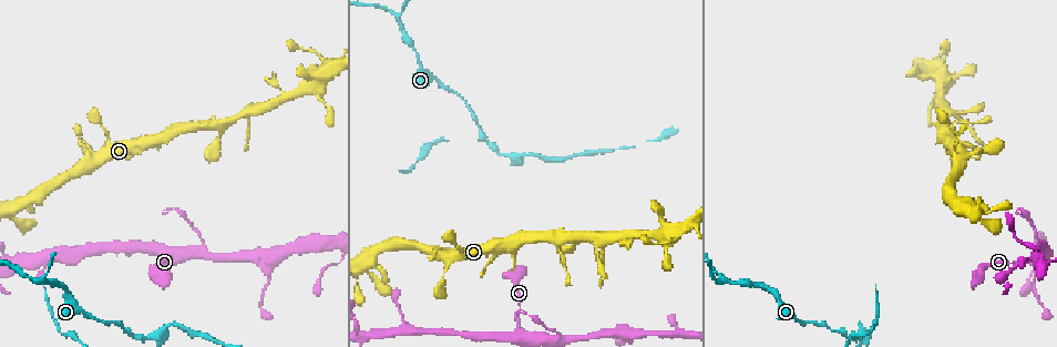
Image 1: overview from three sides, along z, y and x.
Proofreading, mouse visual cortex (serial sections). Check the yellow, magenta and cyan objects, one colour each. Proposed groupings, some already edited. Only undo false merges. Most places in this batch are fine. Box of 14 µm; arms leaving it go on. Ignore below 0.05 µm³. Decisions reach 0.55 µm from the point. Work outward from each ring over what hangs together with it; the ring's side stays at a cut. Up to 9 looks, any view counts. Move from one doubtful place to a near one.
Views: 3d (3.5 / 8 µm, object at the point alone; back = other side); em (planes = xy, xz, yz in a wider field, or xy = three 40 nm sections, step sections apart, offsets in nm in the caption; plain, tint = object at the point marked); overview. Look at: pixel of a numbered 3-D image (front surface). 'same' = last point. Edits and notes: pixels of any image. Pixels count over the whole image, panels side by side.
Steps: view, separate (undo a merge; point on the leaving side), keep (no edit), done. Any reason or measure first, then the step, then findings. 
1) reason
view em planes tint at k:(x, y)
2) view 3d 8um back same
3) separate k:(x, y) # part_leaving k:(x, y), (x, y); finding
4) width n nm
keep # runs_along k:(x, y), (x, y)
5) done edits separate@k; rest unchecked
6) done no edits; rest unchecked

thin arm on a thick one
view 3d 3.5um at 1:(365, 338)

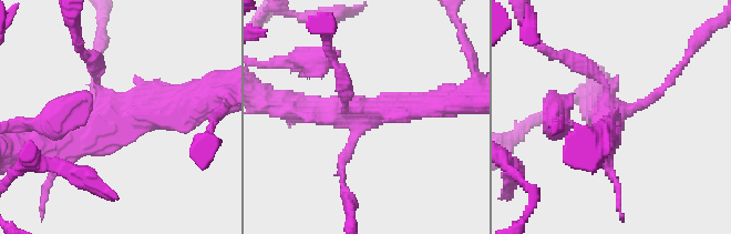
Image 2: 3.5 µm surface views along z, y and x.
arms 4; arm_widths 150, 200, 300, 350 nm
view em xy step 2 tint at 2:(361, 114)

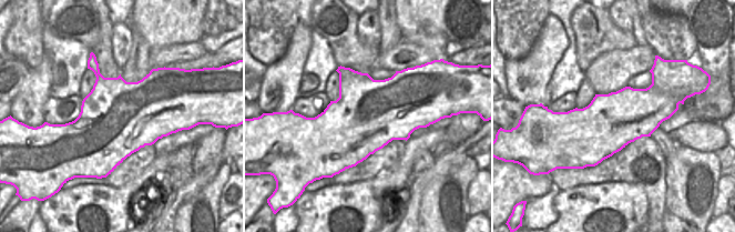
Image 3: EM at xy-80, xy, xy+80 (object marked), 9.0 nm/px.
keep # runs_along 2:(191, 108), (115, 111), (74, 162); continuous, no second cell

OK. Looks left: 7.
three arms meet
view 3d 8um at 1:(203, 247)

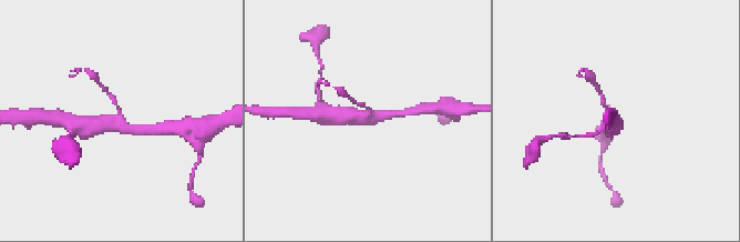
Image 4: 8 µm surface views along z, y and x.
closer look
view 3d 3.5um at 4:(368, 114)

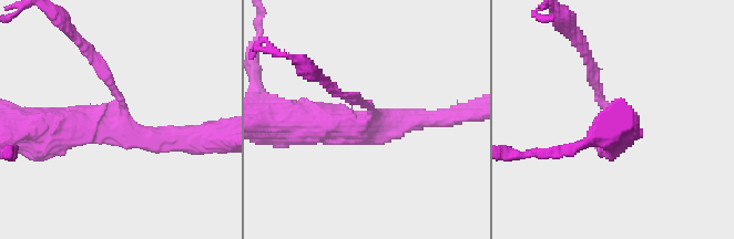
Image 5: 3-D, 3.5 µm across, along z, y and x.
arms 3; arm_widths 150, 250, 500 nm; now the EM
view em planes tint at 5:(121, 113)

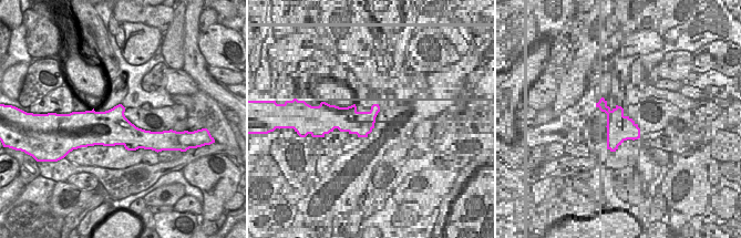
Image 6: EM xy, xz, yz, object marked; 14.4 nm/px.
keep # one cell here

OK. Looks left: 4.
thick turns thin
view 3d 8um at 1:(628, 333)

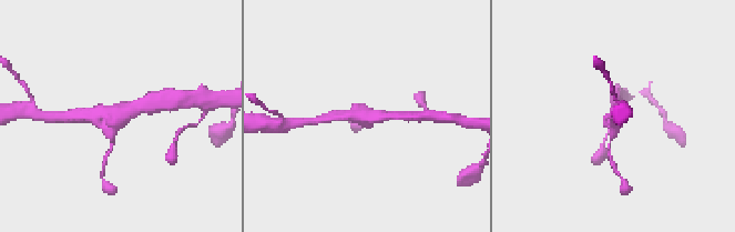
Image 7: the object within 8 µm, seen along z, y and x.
zoom in
view 3d 3.5um at 7:(366, 115)

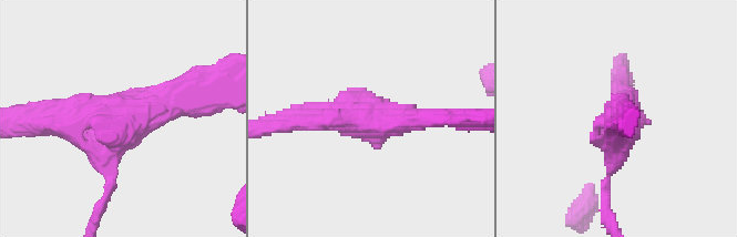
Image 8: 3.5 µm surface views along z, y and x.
view em xy step 3 tint at 8:(367, 120)

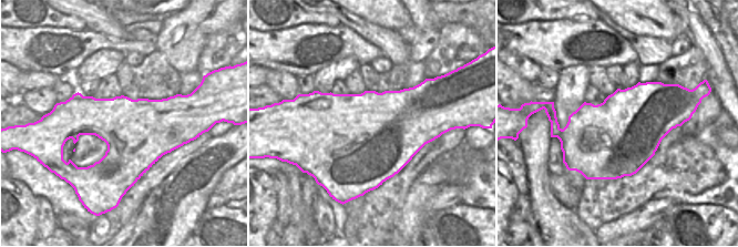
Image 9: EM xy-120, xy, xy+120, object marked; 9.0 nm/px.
keep # runs_along 8:(50, 122), (132, 115), (186, 91); one cell here

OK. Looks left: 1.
done no edits; rest unchecked

